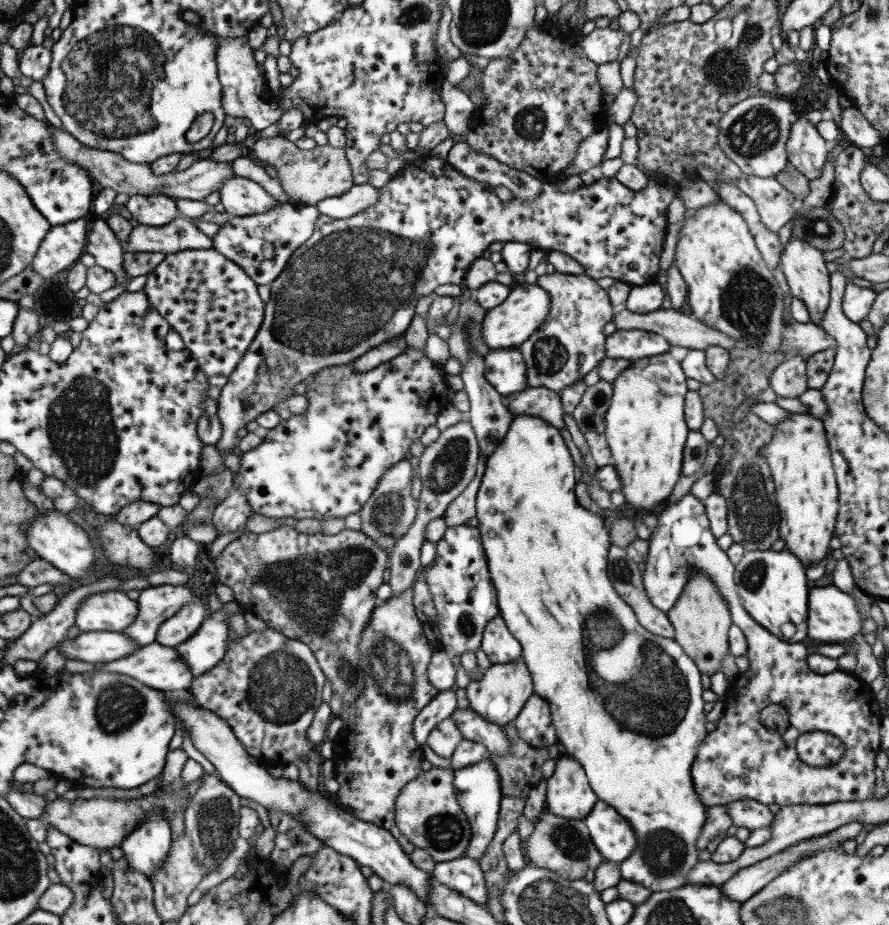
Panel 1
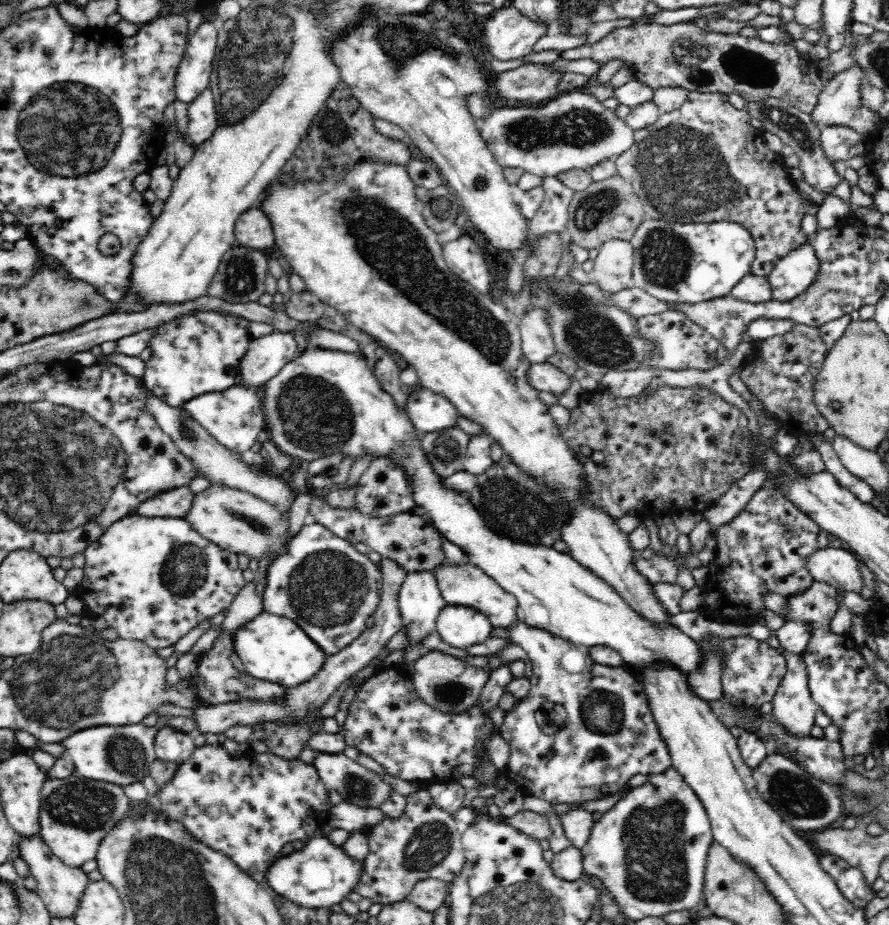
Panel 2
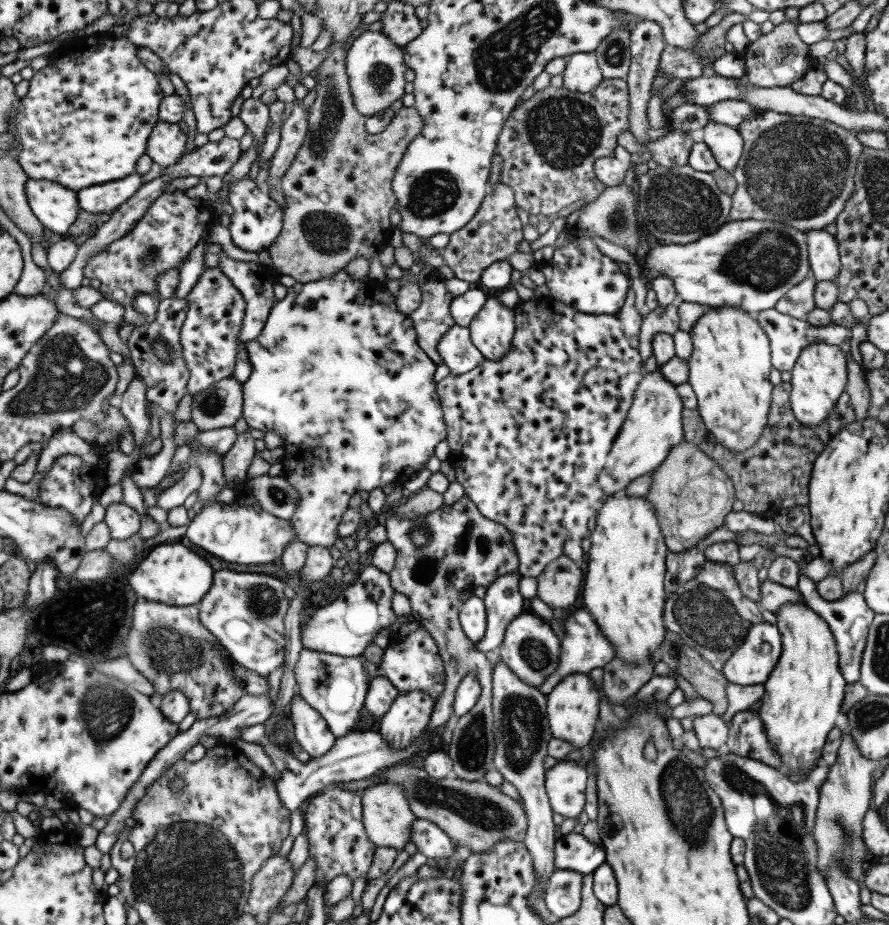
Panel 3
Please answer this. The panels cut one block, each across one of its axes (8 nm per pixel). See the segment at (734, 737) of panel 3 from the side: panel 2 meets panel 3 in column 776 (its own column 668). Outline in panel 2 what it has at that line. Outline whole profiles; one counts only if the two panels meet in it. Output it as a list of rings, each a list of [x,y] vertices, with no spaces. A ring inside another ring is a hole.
[[[518,618],[510,628],[511,640],[524,649],[533,667],[529,678],[531,685],[524,698],[516,698],[513,706],[504,712],[499,730],[508,742],[511,753],[504,773],[527,796],[535,796],[555,804],[576,804],[590,800],[604,800],[614,796],[628,786],[629,778],[635,774],[655,775],[670,766],[670,755],[662,741],[658,726],[648,709],[637,676],[627,668],[599,665],[588,654],[588,647],[575,645],[552,633],[532,628]],[[544,702],[560,704],[566,710],[566,728],[556,734],[544,734],[536,712]]]

